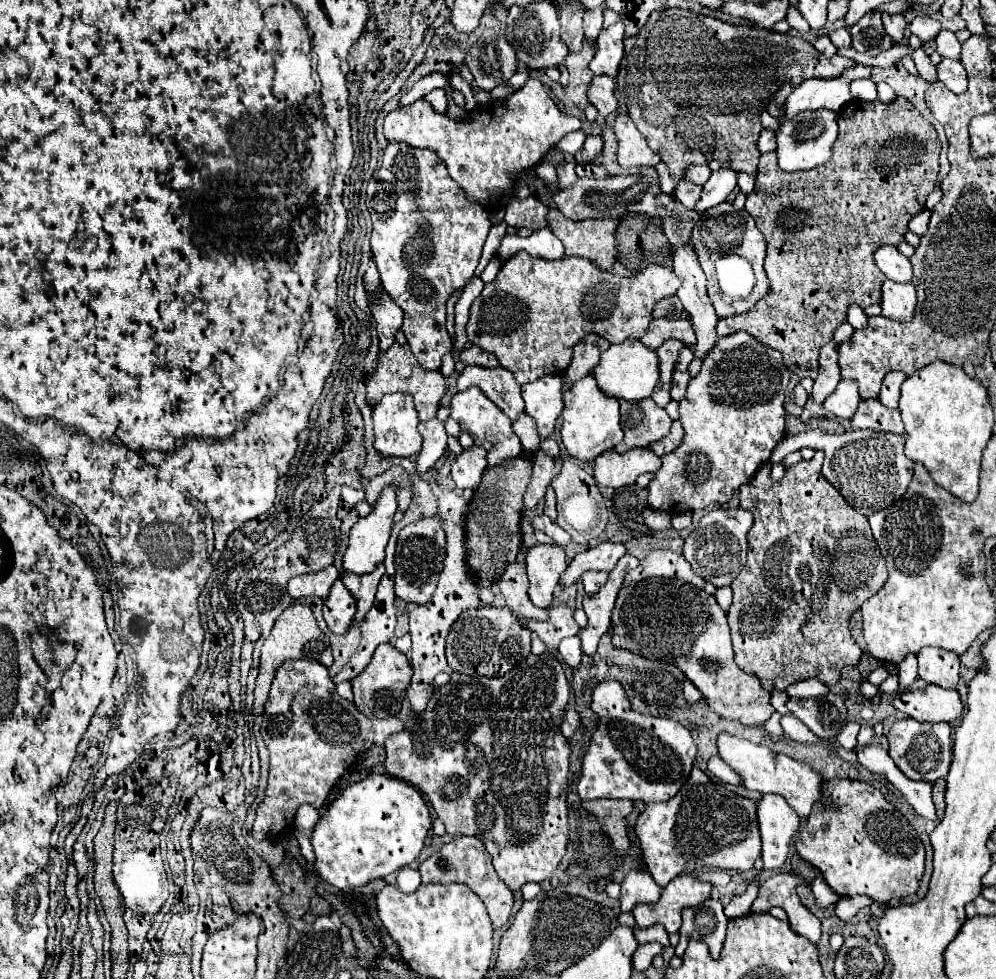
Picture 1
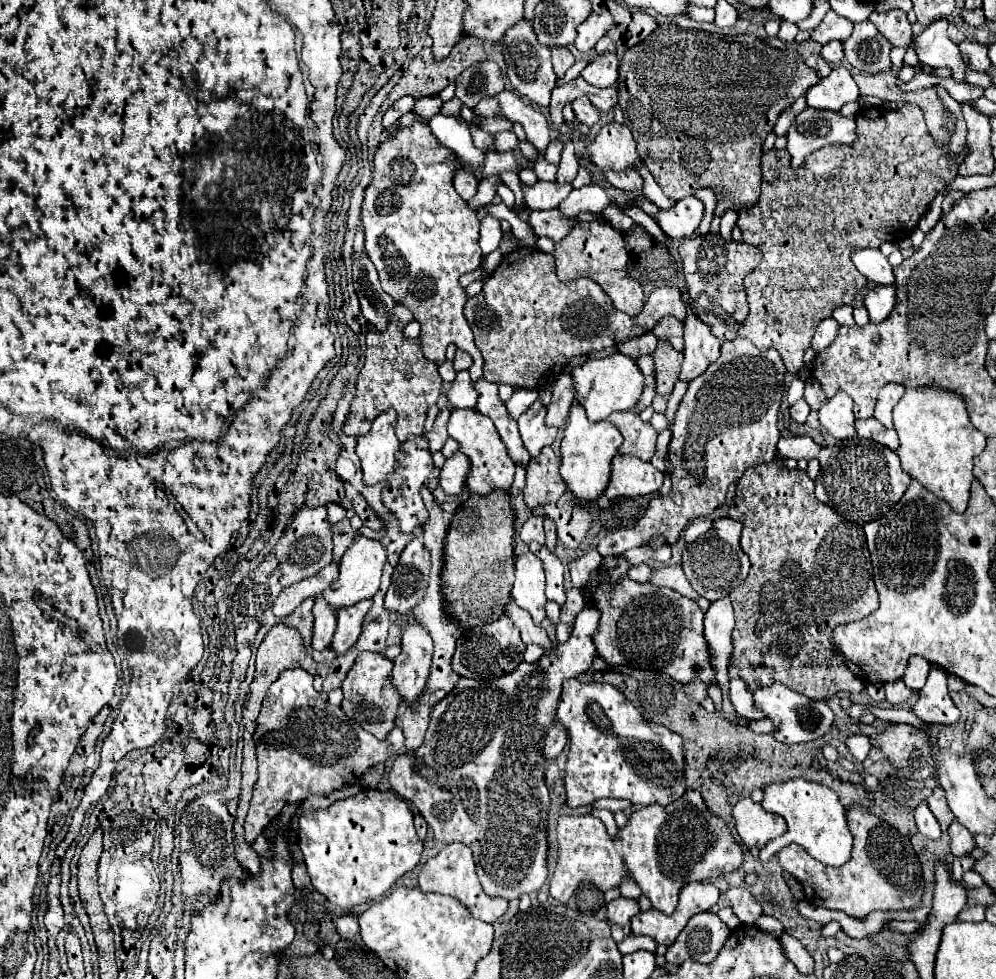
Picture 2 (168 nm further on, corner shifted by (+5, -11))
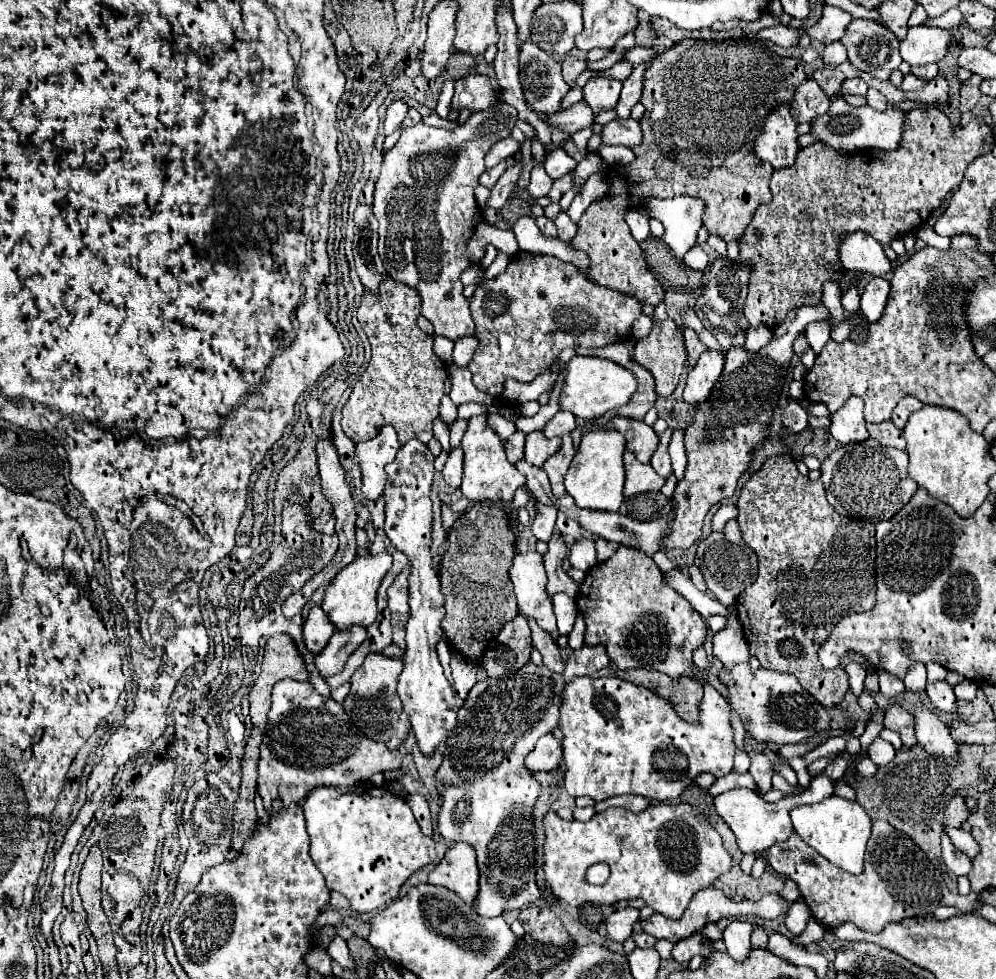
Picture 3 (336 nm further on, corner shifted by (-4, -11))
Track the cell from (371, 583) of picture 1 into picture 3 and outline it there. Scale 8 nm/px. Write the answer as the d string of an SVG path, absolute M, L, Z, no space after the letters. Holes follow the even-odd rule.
M360 626L348 630L336 630L328 640L328 644L324 646L324 650L314 658L320 676L328 678L338 674L344 668L348 656L364 642L364 636L366 636L366 628Z

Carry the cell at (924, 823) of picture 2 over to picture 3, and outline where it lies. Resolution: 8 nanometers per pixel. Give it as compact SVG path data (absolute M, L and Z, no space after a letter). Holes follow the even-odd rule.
M946 834L942 836L942 860L944 860L944 864L946 864L956 876L964 876L964 874L968 874L970 868L972 868L970 858L964 856L962 852L958 852Z

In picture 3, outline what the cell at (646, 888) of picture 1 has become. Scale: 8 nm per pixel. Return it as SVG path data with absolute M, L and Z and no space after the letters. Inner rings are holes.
M624 908L616 910L606 918L606 930L608 938L612 942L624 942L626 938L632 936L632 926L638 922L638 910L636 908Z

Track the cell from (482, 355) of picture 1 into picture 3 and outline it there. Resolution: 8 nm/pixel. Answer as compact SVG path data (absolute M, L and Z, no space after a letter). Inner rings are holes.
M474 336L468 338L460 338L454 342L454 364L466 368L468 360L474 356L474 350L478 346L478 340Z

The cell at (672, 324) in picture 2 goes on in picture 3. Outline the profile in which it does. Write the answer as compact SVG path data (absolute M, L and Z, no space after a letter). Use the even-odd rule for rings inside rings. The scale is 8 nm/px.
M690 328L684 330L684 338L686 338L686 352L688 352L688 366L694 368L696 362L698 362L698 356L706 350L706 346L698 340L696 332L690 330Z

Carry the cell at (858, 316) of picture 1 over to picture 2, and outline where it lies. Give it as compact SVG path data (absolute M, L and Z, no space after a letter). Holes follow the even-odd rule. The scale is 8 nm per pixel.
M839 306L839 308L835 308L833 318L835 318L841 326L853 326L853 324L855 324L855 320L853 320L853 308L851 308L851 306Z

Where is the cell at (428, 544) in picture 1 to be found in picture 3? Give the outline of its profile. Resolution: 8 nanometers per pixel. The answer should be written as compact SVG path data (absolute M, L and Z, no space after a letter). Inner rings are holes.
M406 566L396 576L392 586L388 588L388 608L392 612L406 614L410 610L410 606L408 606L408 572L410 572L410 566Z

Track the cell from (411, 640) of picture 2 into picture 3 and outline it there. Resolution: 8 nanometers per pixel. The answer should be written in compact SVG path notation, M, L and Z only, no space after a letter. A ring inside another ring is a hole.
M410 440L400 448L394 462L388 464L386 476L388 484L382 492L386 500L384 532L390 538L390 544L396 550L404 552L412 564L408 588L410 620L406 624L406 652L402 656L404 672L398 676L398 696L402 700L404 712L410 718L418 748L424 752L424 756L430 758L434 756L436 748L452 736L456 726L456 714L460 708L436 654L436 642L444 636L440 626L444 618L444 596L440 592L438 576L432 570L430 556L432 502L428 494L434 476L434 456L426 444L422 444L420 440Z

